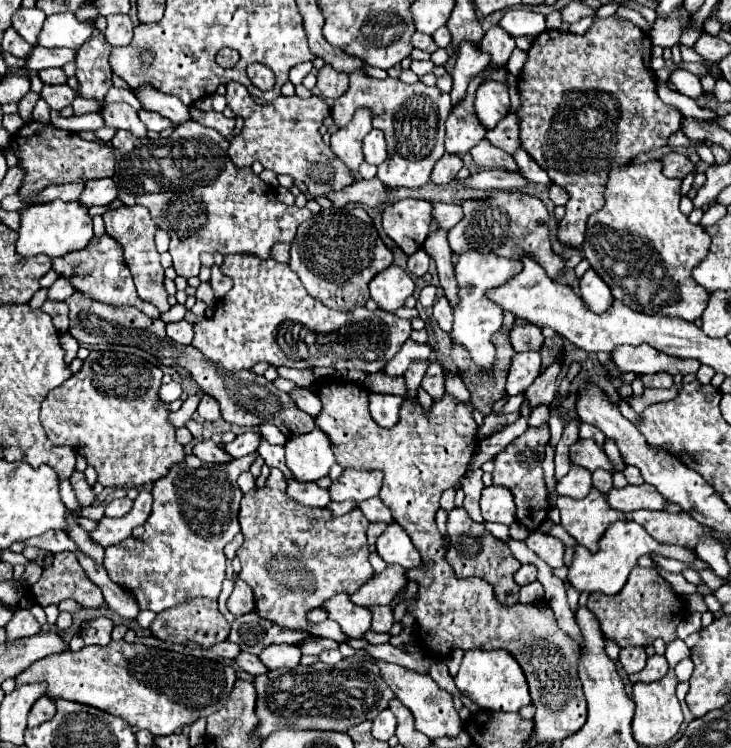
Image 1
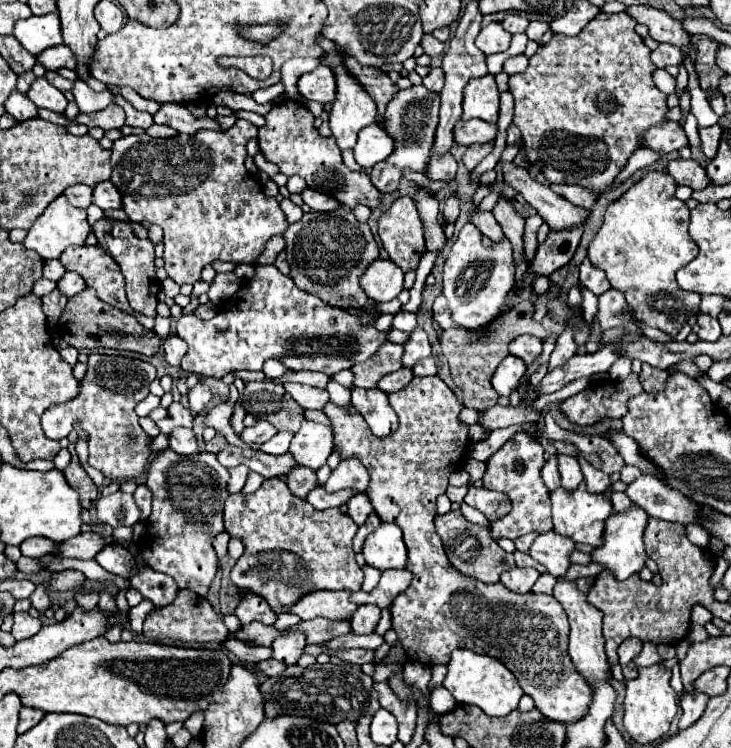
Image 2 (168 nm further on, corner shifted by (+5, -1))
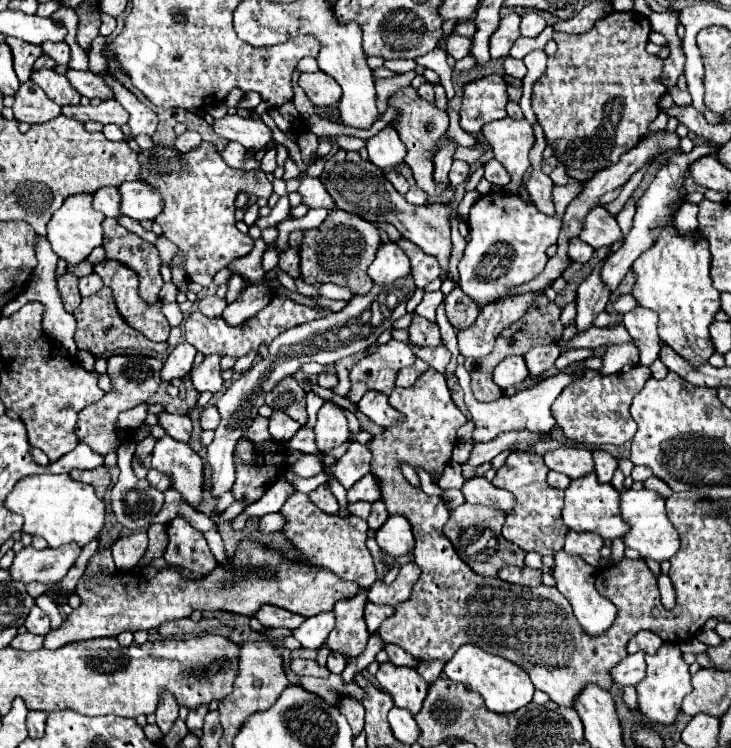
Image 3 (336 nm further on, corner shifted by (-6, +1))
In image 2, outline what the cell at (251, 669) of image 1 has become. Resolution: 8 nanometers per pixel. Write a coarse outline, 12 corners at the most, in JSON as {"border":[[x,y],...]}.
{"border":[[277,659],[259,663],[265,675],[275,677],[287,669]]}

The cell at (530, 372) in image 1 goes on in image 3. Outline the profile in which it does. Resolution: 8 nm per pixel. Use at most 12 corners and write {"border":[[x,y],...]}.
{"border":[[508,357],[494,369],[500,389],[528,377],[524,357]]}

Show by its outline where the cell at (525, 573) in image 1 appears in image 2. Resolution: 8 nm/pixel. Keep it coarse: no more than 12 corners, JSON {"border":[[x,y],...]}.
{"border":[[511,569],[501,573],[501,583],[517,593],[529,593],[537,569]]}

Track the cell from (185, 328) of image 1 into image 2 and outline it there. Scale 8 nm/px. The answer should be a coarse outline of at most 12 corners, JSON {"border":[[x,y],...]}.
{"border":[[171,335],[163,341],[165,363],[177,367],[187,347]]}

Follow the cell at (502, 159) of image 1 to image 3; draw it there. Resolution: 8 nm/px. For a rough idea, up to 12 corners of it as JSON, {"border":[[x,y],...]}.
{"border":[[604,205],[590,209],[580,239],[594,249],[620,239]]}

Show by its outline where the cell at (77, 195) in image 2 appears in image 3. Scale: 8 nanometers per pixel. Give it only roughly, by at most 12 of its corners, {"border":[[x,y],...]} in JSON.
{"border":[[116,187],[98,189],[94,209],[118,217],[120,195]]}

